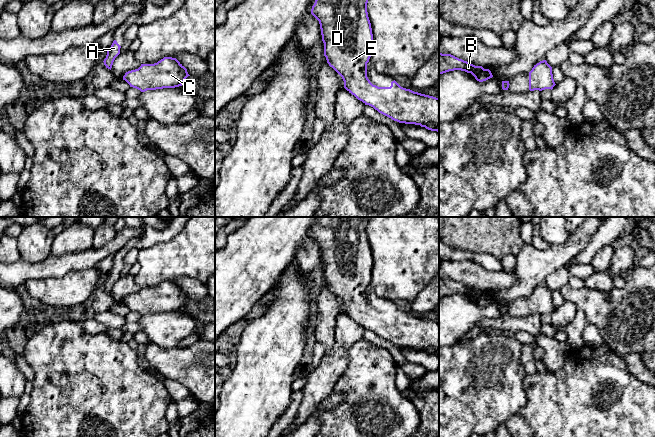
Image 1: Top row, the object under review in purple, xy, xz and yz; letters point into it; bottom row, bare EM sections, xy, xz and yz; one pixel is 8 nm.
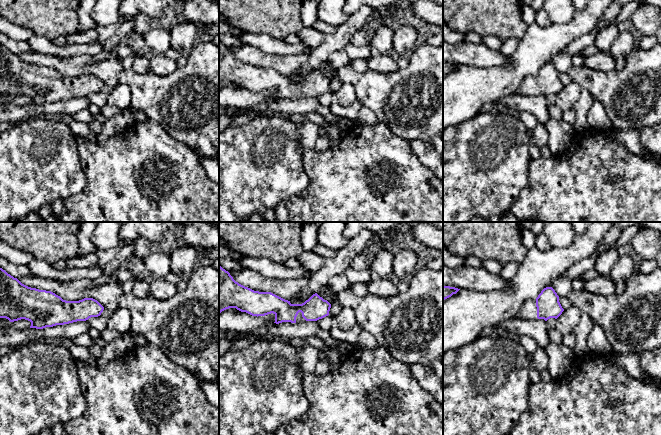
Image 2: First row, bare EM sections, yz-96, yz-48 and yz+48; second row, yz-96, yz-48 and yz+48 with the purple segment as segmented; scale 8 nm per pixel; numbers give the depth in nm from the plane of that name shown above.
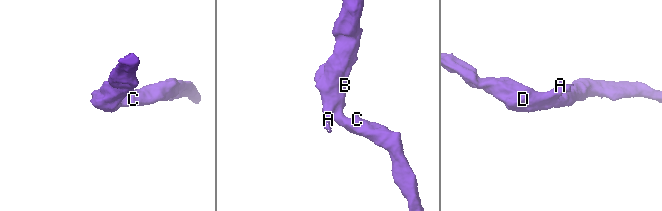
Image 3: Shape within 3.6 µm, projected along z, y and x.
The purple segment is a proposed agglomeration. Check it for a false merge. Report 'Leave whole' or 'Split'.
Leave whole

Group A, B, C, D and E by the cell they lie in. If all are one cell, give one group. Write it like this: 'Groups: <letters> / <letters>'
Groups: A B C D E

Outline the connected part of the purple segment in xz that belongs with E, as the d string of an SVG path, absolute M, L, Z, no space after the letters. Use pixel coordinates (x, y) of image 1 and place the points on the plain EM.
M318 217L311 238L319 245L324 280L343 303L344 312L365 329L394 345L415 348L439 356L439 322L401 311L395 304L390 311L373 309L367 301L373 258L367 236L370 217Z

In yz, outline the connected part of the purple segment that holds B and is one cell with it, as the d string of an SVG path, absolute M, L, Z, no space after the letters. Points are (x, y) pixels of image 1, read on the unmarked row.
M439 277L439 299L454 294L471 297L479 306L486 305L493 301L489 293L484 293L482 290L475 290L451 278Z

